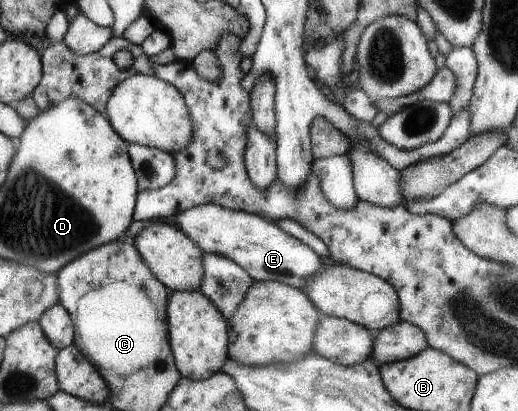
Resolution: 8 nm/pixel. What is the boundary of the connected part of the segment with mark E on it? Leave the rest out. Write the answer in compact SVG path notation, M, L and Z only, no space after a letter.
M207 203L184 210L177 216L156 220L177 226L205 253L233 260L257 282L275 281L301 289L305 288L309 278L315 276L315 272L321 272L326 266L315 250L283 232L274 222L257 214L247 214Z

